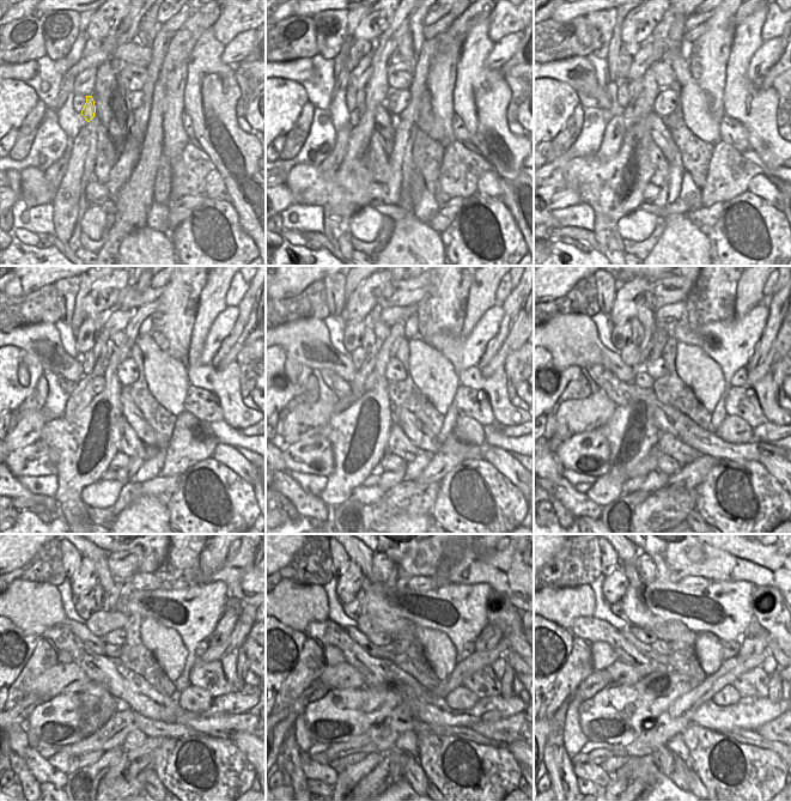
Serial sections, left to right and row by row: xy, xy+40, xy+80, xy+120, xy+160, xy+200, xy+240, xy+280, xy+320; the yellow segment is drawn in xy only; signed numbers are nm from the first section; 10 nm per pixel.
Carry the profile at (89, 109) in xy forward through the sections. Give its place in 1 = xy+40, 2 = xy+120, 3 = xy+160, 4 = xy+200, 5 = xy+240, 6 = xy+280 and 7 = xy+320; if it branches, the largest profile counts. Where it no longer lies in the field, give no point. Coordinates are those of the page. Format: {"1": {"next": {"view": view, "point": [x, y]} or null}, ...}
{"1": {"next": {"view": "xy+40", "point": [360, 102]}}, "2": {"next": {"view": "xy+120", "point": [101, 346]}}, "3": {"next": {"view": "xy+160", "point": [371, 350]}}, "4": {"next": {"view": "xy+200", "point": [637, 328]}}, "5": {"next": {"view": "xy+240", "point": [99, 594]}}, "6": {"next": {"view": "xy+280", "point": [366, 583]}}, "7": {"next": {"view": "xy+320", "point": [632, 575]}}}

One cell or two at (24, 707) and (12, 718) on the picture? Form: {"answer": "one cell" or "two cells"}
{"answer": "one cell"}

